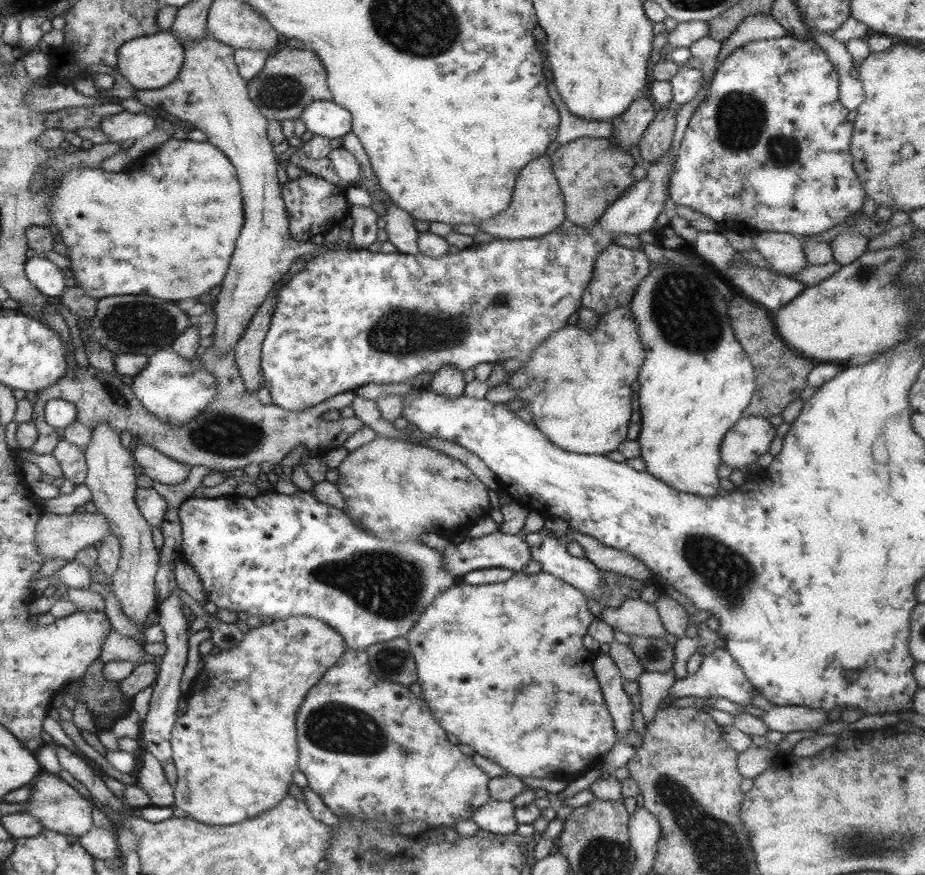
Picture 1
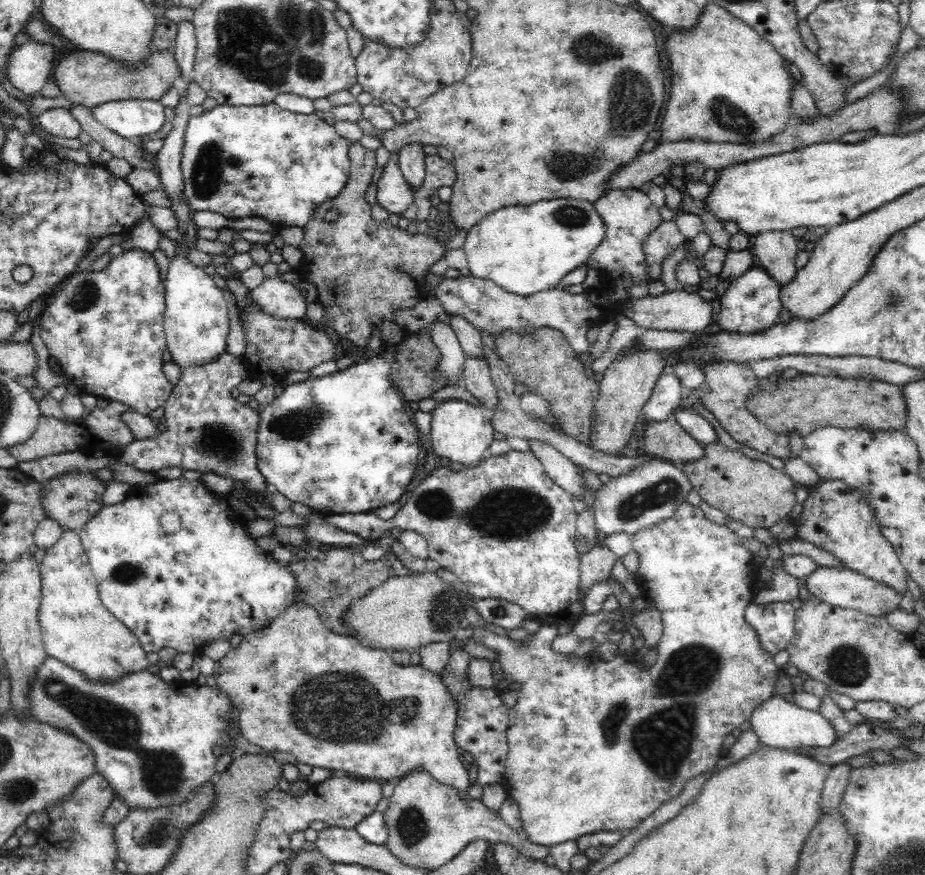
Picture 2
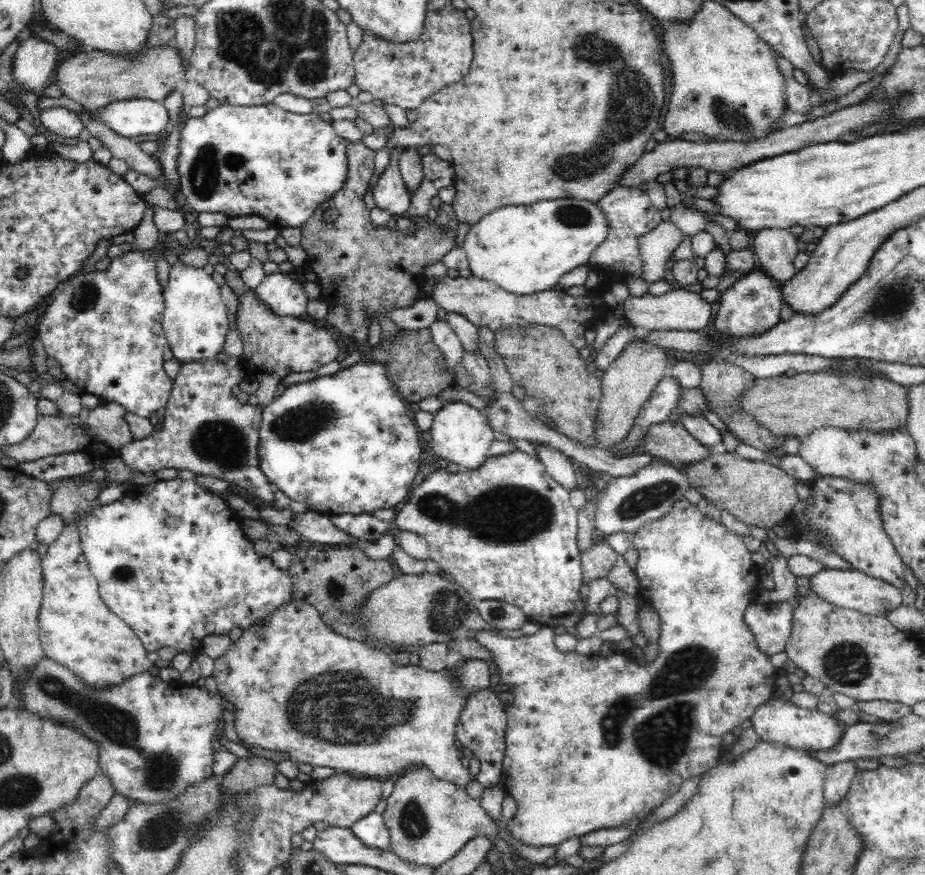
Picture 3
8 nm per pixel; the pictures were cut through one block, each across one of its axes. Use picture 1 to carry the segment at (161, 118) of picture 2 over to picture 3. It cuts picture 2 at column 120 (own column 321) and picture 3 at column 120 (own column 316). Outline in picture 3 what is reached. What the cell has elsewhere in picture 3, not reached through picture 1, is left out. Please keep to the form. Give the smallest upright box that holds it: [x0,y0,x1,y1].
[96,100,170,140]

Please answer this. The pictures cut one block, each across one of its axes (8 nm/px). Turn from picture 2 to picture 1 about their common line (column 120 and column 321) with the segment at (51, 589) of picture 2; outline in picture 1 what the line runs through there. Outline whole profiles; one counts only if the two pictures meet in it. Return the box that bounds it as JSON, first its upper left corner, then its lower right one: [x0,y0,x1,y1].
[171,616,347,826]

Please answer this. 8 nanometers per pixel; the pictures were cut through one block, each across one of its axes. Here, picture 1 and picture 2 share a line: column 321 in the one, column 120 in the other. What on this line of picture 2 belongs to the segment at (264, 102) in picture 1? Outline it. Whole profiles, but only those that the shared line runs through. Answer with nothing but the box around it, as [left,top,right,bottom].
[54,50,182,110]

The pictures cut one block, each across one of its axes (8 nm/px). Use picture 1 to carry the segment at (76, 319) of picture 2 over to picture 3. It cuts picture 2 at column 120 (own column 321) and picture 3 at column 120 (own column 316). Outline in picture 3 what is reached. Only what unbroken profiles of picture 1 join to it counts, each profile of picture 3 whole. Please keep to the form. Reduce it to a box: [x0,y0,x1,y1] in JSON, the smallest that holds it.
[38,250,172,418]

